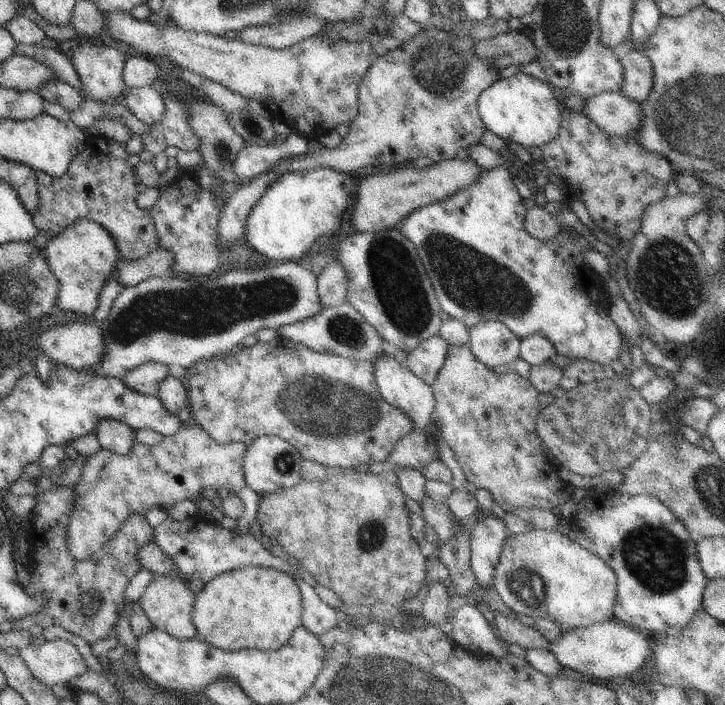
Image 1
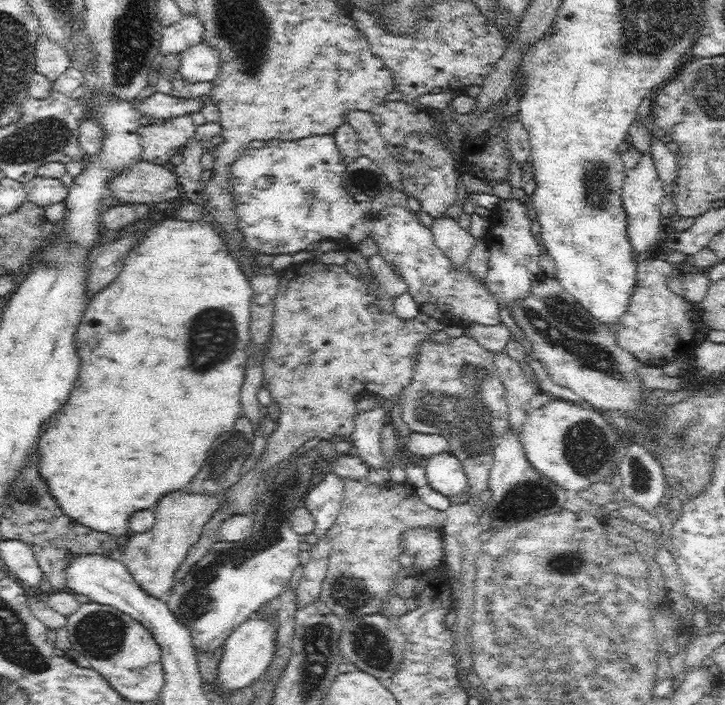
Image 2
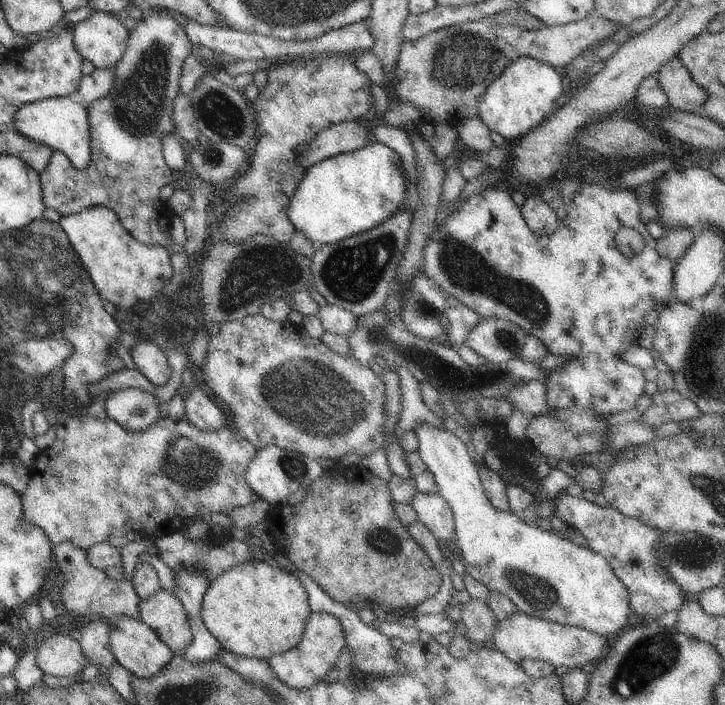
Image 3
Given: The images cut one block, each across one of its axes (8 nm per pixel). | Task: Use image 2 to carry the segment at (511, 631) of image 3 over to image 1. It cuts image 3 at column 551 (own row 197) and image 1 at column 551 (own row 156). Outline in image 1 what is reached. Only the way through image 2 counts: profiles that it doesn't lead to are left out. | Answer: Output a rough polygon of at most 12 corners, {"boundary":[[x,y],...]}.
{"boundary":[[607,621],[565,629],[562,667],[610,680],[640,672],[652,637]]}

